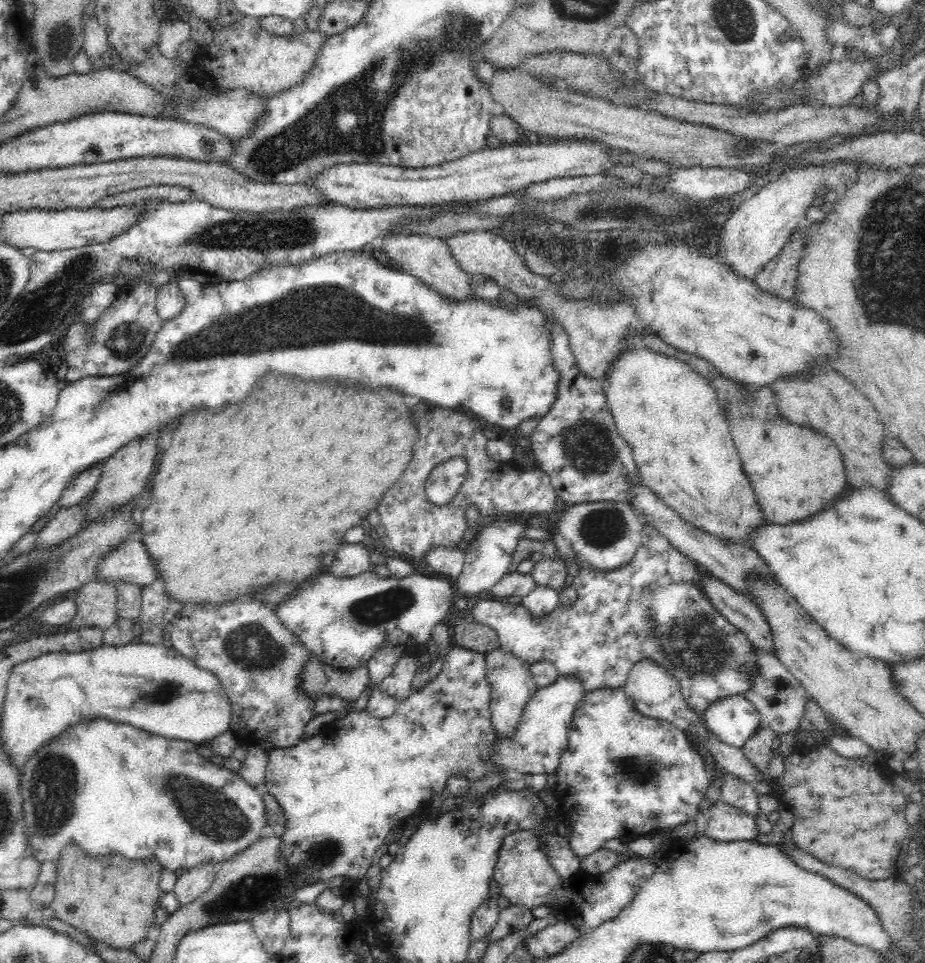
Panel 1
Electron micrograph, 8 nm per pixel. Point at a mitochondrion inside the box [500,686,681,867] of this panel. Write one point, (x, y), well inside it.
(639, 769)

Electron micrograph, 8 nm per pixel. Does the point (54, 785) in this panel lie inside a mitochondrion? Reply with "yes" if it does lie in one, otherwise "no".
yes

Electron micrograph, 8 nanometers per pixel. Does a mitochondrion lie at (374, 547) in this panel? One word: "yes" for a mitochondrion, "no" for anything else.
no

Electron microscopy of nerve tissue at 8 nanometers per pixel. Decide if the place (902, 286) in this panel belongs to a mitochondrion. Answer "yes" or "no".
yes

